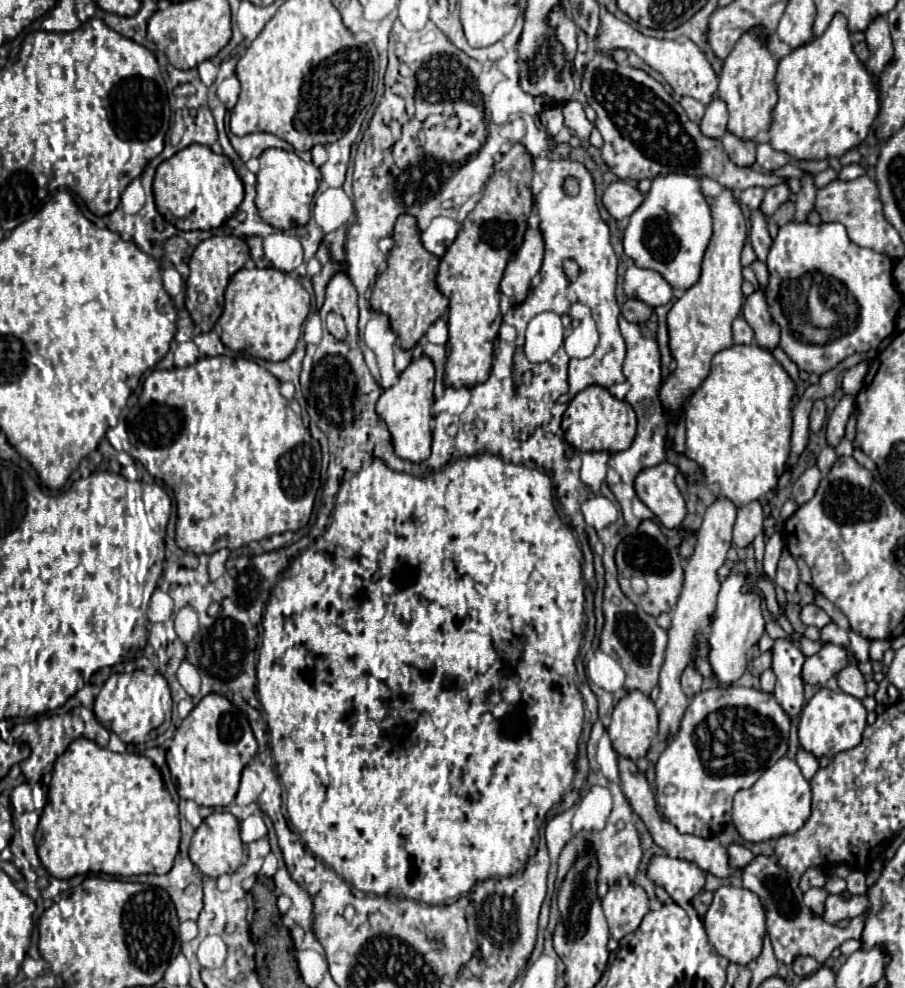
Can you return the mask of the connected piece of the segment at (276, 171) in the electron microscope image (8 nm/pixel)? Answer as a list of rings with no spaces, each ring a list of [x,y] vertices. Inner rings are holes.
[[[268,148],[260,154],[260,172],[256,180],[256,208],[260,218],[278,230],[298,228],[310,220],[310,204],[320,184],[320,170],[312,162],[304,162],[294,152]]]

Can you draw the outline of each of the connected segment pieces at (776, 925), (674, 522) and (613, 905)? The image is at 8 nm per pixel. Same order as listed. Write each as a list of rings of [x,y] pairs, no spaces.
[[[758,854],[750,864],[742,868],[742,886],[746,890],[752,890],[760,898],[766,910],[766,928],[768,928],[768,936],[772,938],[774,954],[784,964],[792,964],[796,956],[814,956],[820,964],[824,964],[830,958],[832,950],[838,948],[844,940],[862,936],[864,920],[868,912],[852,920],[848,928],[826,924],[822,918],[810,914],[810,910],[802,902],[802,892],[798,888],[798,882],[784,868],[780,868],[770,856]]]
[[[658,464],[656,468],[646,468],[636,476],[636,494],[648,508],[662,520],[666,528],[678,528],[686,516],[686,504],[680,496],[674,476],[679,470],[670,464]]]
[[[610,884],[602,898],[602,910],[614,940],[634,932],[648,914],[648,896],[638,884]]]

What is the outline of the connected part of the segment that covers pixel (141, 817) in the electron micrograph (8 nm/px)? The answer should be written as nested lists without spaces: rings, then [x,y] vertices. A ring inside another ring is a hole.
[[[78,738],[74,740],[66,752],[54,762],[54,772],[52,772],[52,782],[50,782],[50,790],[48,790],[48,804],[44,806],[44,812],[40,816],[40,824],[38,824],[38,856],[42,866],[54,876],[54,878],[72,878],[78,874],[88,874],[88,872],[104,872],[110,876],[138,876],[138,874],[164,874],[172,868],[174,856],[178,854],[181,840],[180,820],[179,820],[178,804],[170,798],[170,792],[164,788],[162,776],[158,772],[158,768],[154,766],[154,762],[146,756],[140,754],[116,754],[110,752],[106,748],[100,748],[96,742],[88,740],[88,738]]]

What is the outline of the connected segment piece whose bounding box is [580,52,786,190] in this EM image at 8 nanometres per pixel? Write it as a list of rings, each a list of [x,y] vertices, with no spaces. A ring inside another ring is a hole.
[[[594,52],[594,56],[588,60],[582,72],[582,88],[586,96],[586,102],[594,108],[596,120],[594,126],[602,134],[602,148],[600,156],[602,162],[620,178],[620,180],[642,180],[642,178],[654,178],[658,174],[668,174],[668,172],[682,172],[690,176],[708,176],[720,182],[722,186],[730,190],[746,190],[750,186],[762,186],[770,188],[778,182],[786,182],[784,178],[776,178],[770,172],[756,172],[752,168],[742,168],[732,164],[728,154],[724,152],[720,140],[708,138],[700,132],[700,126],[692,120],[688,120],[686,112],[682,106],[664,90],[660,82],[656,82],[652,76],[648,76],[640,68],[632,66],[620,66],[614,62],[614,58],[606,52]]]

